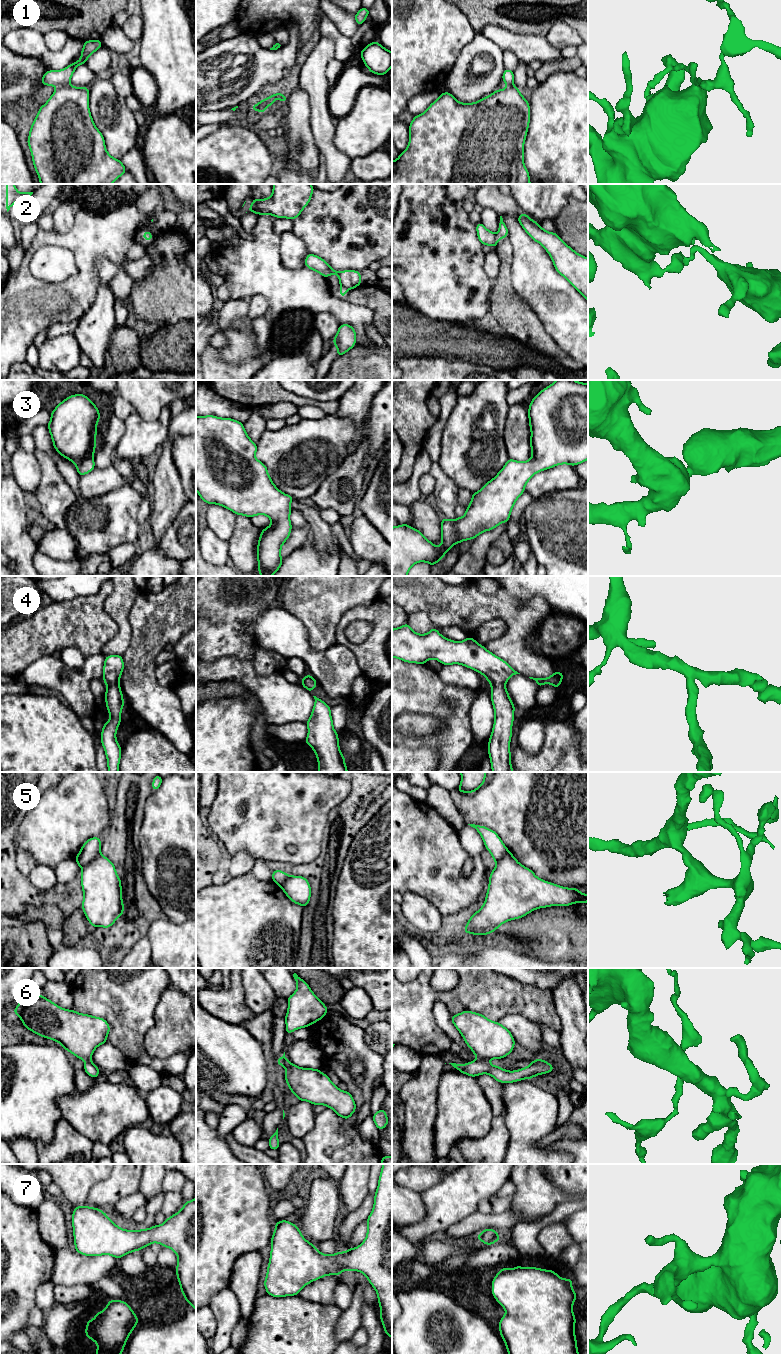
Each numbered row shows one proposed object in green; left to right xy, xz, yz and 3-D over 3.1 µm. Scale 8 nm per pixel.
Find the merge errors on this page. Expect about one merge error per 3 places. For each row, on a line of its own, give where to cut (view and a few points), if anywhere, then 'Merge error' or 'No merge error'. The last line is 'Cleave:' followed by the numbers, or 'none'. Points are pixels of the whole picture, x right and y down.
1: Split along xy (68, 84), (58, 86). Merge error
2: Split along yz (496, 235), (499, 238). Merge error
3: No split. No merge error
4: No split. No merge error
5: Split along xy (99, 852), (82, 867). Merge error
6: Split along yz (478, 1058), (487, 1061). Merge error
7: No split. No merge error
Cleave: 1, 2, 5, 6

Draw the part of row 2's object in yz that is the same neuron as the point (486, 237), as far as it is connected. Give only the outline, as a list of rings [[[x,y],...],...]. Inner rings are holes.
[[[481,222],[476,224],[477,236],[481,244],[496,247],[499,241],[497,235],[489,231]]]

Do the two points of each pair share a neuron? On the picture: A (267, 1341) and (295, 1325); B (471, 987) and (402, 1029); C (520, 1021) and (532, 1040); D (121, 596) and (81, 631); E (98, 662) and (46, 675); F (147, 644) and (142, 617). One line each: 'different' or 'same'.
A: same
B: same
C: same
D: different
E: same
F: same

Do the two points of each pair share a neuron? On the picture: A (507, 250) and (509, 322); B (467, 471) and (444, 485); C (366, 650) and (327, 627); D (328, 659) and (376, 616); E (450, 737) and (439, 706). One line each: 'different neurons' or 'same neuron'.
A: same neuron
B: different neurons
C: different neurons
D: different neurons
E: same neuron

